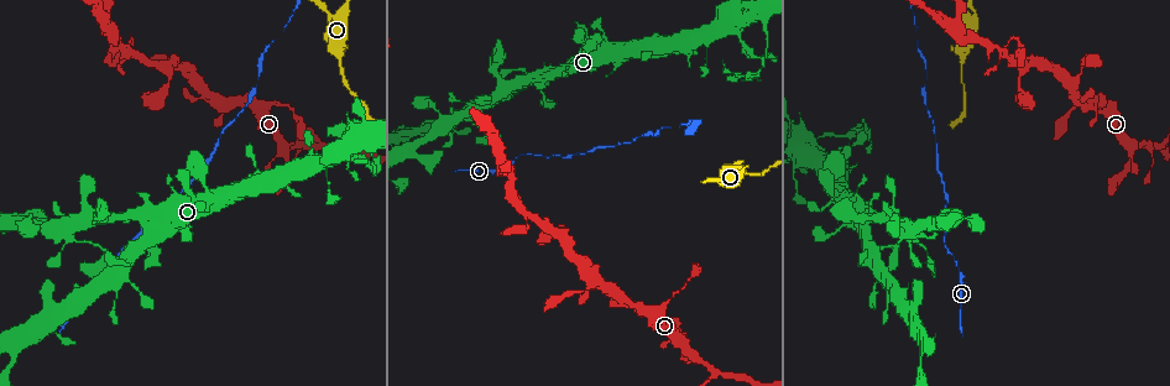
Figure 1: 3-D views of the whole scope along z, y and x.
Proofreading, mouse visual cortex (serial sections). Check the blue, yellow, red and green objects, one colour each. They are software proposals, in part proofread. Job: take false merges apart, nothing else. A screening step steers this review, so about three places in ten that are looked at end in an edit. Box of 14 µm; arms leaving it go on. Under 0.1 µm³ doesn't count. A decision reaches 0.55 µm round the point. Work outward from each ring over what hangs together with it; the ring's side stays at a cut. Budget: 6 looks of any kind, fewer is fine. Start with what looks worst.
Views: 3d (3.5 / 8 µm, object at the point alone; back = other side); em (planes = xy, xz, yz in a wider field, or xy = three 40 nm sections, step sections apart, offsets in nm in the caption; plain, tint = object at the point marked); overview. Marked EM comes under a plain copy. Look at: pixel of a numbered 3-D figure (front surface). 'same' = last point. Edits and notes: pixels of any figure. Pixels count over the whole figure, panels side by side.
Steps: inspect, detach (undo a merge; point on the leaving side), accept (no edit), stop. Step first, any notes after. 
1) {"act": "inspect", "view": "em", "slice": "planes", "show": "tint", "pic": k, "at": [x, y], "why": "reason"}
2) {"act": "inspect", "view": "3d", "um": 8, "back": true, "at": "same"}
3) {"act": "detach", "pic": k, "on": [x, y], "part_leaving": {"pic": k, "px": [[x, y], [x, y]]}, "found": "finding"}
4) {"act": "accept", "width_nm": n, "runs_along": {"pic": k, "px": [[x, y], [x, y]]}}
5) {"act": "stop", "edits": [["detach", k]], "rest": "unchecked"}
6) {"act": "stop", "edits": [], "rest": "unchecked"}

{"act": "inspect", "view": "3d", "um": 8, "pic": 1, "at": [338, 59], "why": "thick turns thin"}

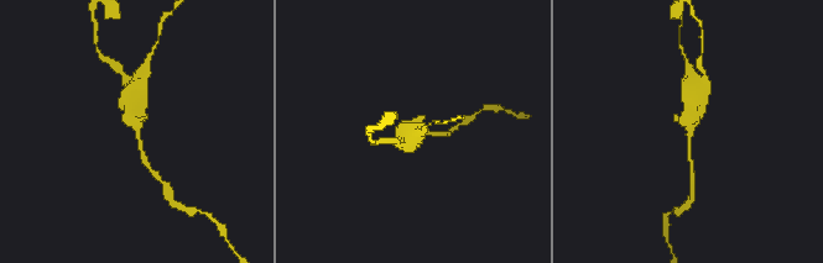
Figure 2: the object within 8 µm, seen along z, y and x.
{"act": "inspect", "view": "em", "slice": "xy", "step": 1, "show": "tint", "pic": 2, "at": [689, 132], "why": "shape alone is not enough"}

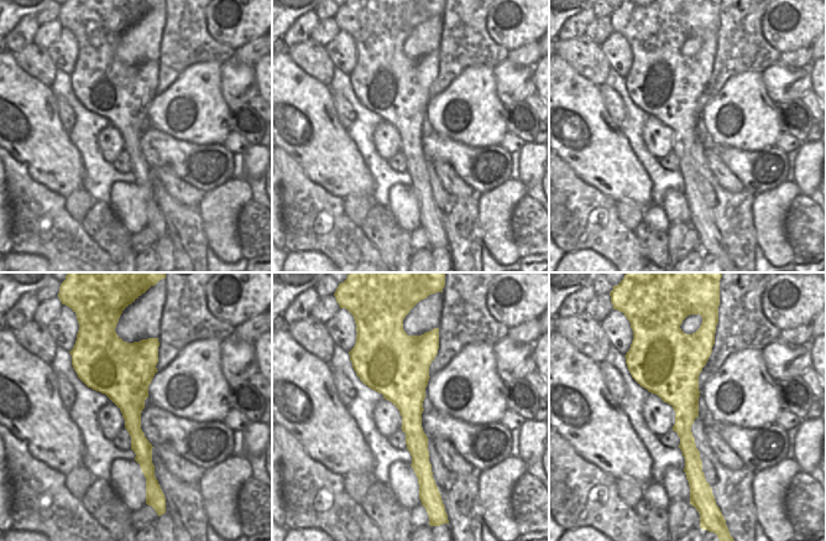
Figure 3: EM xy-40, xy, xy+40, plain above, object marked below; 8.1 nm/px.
{"act": "accept", "runs_along": {"pic": 2, "px": [[134, 95], [135, 129], [145, 163]]}, "found": "all the same cell"}

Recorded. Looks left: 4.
{"act": "inspect", "view": "3d", "um": 8, "pic": 1, "at": [463, 112], "why": "abrupt turn"}

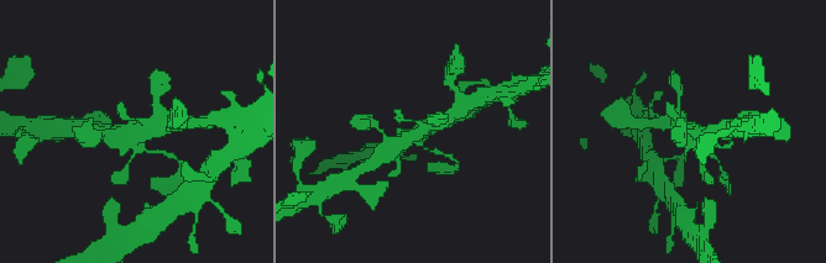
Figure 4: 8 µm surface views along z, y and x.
{"act": "inspect", "view": "3d", "um": 3.5, "pic": 4, "at": [411, 135]}

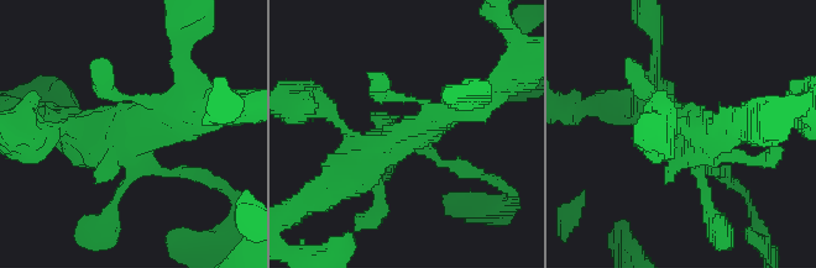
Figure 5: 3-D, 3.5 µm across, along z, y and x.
{"act": "accept", "runs_along": {"pic": 5, "px": [[481, 98], [375, 151], [340, 179]]}, "found": "one cell here"}

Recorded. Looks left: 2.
{"act": "inspect", "view": "3d", "um": 3.5, "pic": 1, "at": [761, 69], "why": "abrupt turn"}

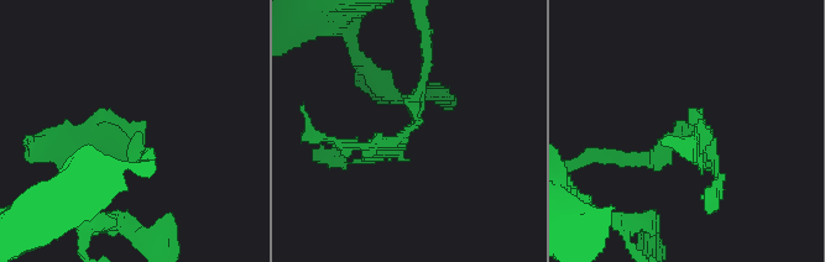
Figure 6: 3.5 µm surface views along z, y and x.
{"act": "inspect", "view": "em", "slice": "planes", "show": "tint", "pic": 6, "at": [689, 125]}

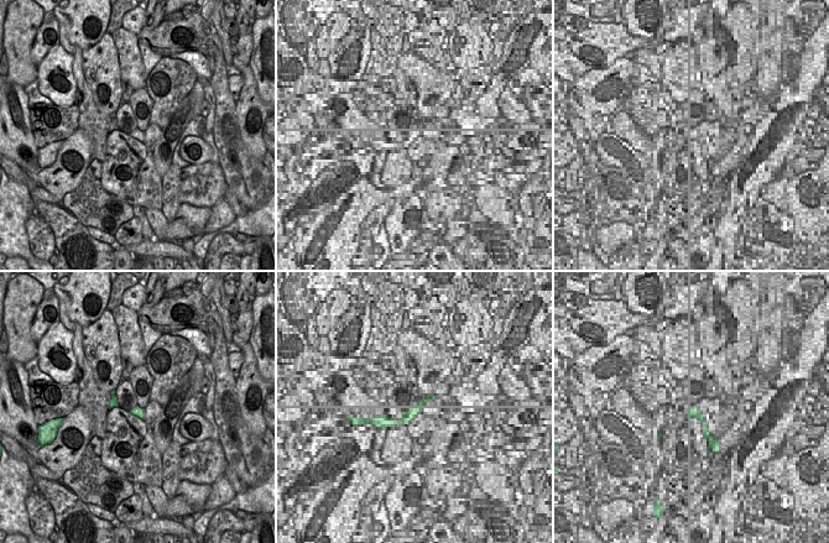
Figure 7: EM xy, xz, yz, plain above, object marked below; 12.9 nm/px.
{"act": "detach", "pic": 6, "on": [102, 111], "part_leaving": {"pic": 6, "px": [[416, 121], [366, 160], [344, 162]]}, "found": "a second cell is stuck on"}

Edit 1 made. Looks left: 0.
{"act": "stop", "edits": [["detach", 6]], "rest": "unchecked"}

